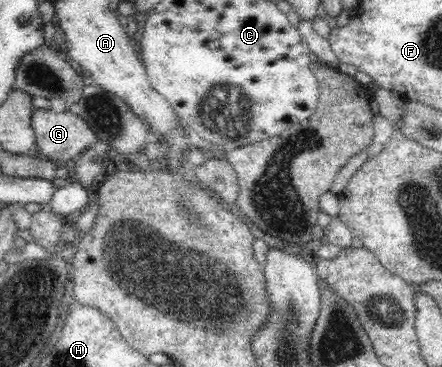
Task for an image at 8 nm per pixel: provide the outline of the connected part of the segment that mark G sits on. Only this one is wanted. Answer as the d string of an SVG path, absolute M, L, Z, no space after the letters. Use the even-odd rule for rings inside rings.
M34 108L32 128L38 156L55 162L77 159L98 141L87 123L69 111Z

